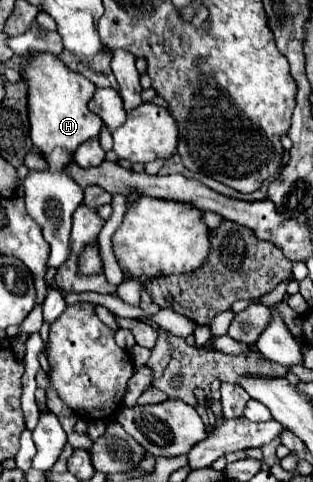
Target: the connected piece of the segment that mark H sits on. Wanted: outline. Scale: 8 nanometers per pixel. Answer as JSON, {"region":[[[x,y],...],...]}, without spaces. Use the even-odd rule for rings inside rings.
{"region":[[[47,52],[35,54],[21,76],[29,84],[29,134],[43,154],[51,154],[55,148],[75,152],[83,142],[99,136],[103,120],[87,108],[87,102],[95,92],[95,86],[87,78],[71,72],[57,56]]]}

